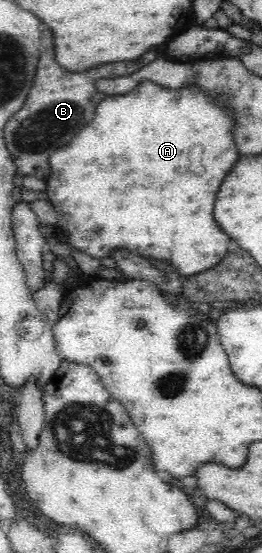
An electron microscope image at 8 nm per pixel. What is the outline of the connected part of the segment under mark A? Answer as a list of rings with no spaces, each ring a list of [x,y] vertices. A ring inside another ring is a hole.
[[[144,80],[138,84],[136,90],[132,90],[130,94],[124,94],[124,96],[112,96],[112,98],[106,98],[104,102],[98,104],[96,108],[96,118],[90,126],[86,126],[70,144],[66,144],[64,148],[60,148],[58,152],[54,152],[50,158],[50,166],[52,166],[53,174],[46,179],[47,193],[50,199],[50,204],[54,207],[56,213],[58,213],[58,227],[64,230],[66,234],[60,234],[60,238],[65,238],[71,246],[76,246],[81,252],[92,256],[92,258],[104,258],[104,256],[110,256],[114,250],[118,248],[124,248],[124,250],[130,250],[132,254],[142,254],[142,256],[154,256],[154,258],[160,258],[164,262],[170,262],[172,266],[176,266],[178,274],[182,276],[192,276],[192,274],[202,273],[212,266],[216,266],[224,256],[226,256],[226,250],[228,250],[228,242],[230,242],[230,236],[224,234],[216,220],[214,220],[214,200],[216,200],[216,194],[218,194],[218,188],[222,184],[222,180],[226,178],[226,174],[236,166],[238,162],[238,150],[236,150],[236,144],[234,144],[235,138],[232,138],[235,128],[235,116],[231,114],[229,106],[225,104],[223,98],[219,96],[208,96],[207,92],[197,84],[188,84],[188,86],[182,86],[182,88],[174,88],[174,90],[166,90],[166,88],[160,88],[156,84],[152,84],[150,80]],[[194,144],[202,144],[204,148],[204,154],[202,154],[202,166],[204,166],[204,174],[202,176],[196,176],[190,172],[190,162],[188,162],[188,152]]]

